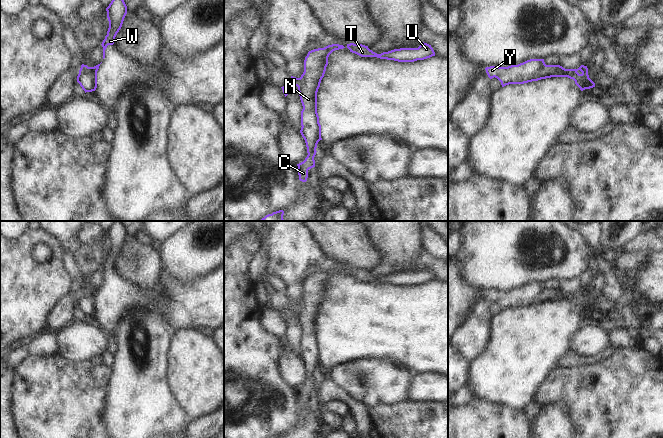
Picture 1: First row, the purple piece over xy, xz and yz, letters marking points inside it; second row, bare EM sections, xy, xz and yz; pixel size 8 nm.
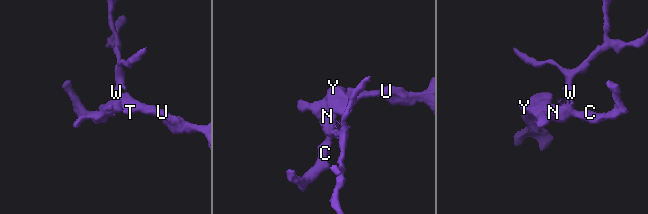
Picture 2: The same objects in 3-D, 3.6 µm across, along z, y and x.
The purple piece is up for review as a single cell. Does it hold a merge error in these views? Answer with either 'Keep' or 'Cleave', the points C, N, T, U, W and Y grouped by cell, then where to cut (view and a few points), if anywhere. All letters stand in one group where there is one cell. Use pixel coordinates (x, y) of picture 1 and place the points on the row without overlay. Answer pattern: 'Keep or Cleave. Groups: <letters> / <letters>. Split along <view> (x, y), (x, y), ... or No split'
Cleave. Groups: C N T U Y / W. Split along yz (573, 293), (571, 301), (579, 310), (587, 312)

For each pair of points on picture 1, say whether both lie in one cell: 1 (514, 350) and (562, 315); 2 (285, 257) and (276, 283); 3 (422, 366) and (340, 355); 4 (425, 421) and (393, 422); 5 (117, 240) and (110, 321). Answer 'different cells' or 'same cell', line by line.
1: same cell
2: different cells
3: same cell
4: same cell
5: same cell

